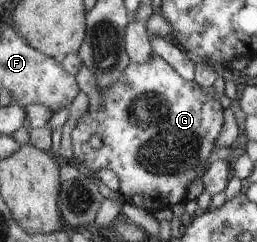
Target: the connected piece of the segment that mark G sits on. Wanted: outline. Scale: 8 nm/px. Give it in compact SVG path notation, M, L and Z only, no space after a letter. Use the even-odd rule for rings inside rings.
M154 55L147 62L129 63L121 72L119 80L101 94L101 106L97 112L87 110L79 116L71 135L73 155L77 166L89 173L101 168L109 168L120 180L120 194L125 201L139 206L143 210L151 210L159 215L169 212L174 204L185 203L189 186L197 176L203 174L207 158L215 148L215 140L223 128L223 106L219 97L209 98L205 90L193 81L185 80L167 64L163 58ZM93 136L101 138L101 148L91 148L89 140Z

